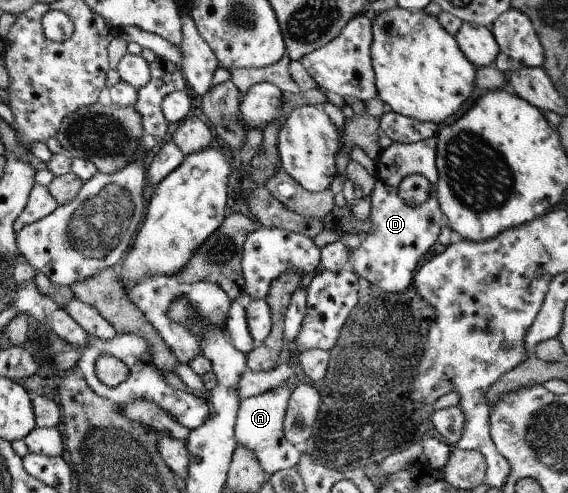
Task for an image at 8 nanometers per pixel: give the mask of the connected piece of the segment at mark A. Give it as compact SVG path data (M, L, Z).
M301 375L293 377L289 385L281 385L281 387L269 389L265 393L259 393L259 395L240 401L234 425L235 439L238 445L243 445L255 453L255 457L257 457L257 461L263 467L267 477L277 473L277 471L294 468L299 463L300 447L294 446L285 437L282 425L291 393L295 391L301 380Z

